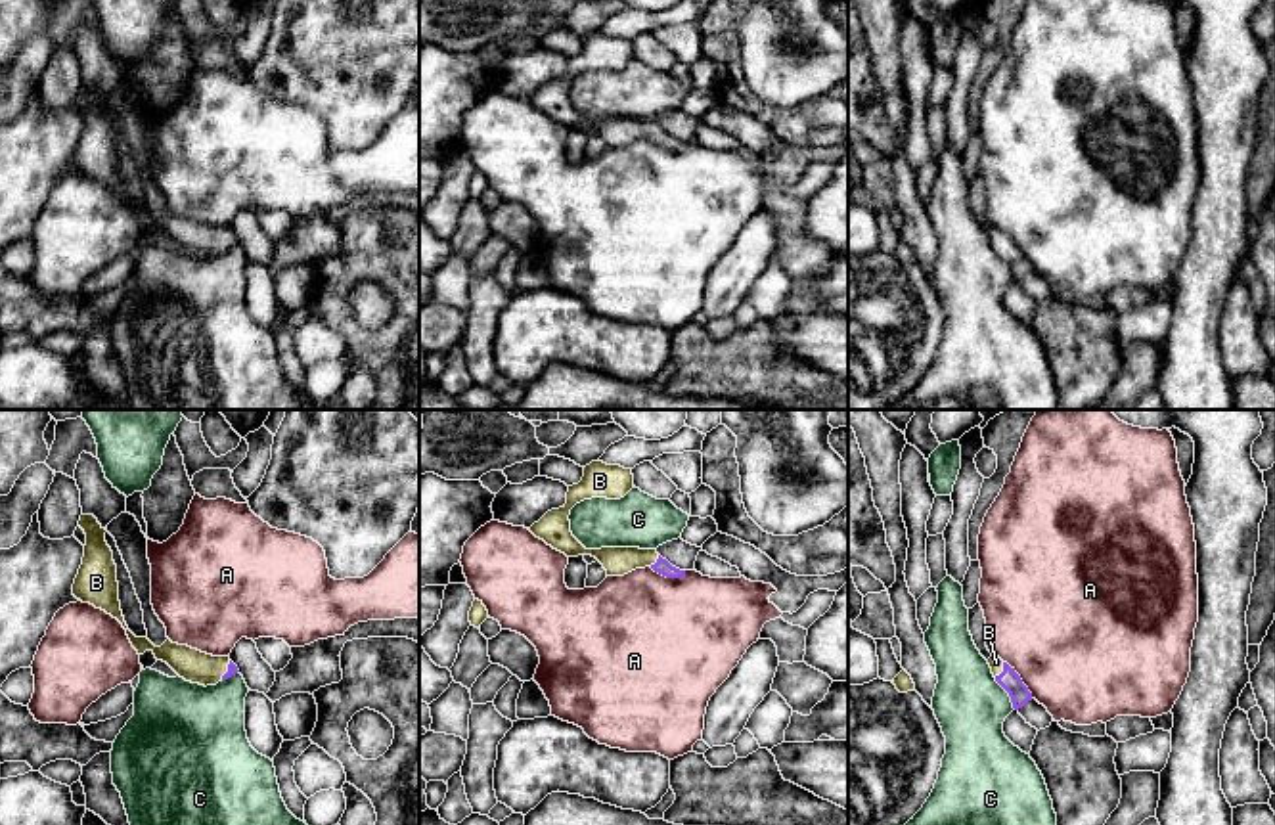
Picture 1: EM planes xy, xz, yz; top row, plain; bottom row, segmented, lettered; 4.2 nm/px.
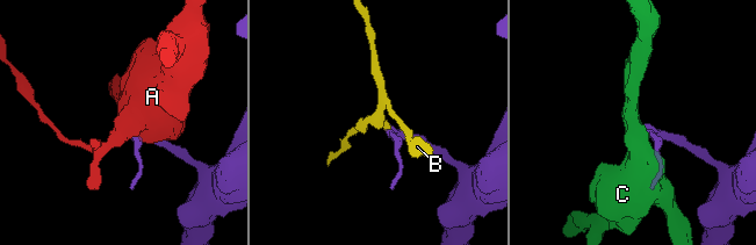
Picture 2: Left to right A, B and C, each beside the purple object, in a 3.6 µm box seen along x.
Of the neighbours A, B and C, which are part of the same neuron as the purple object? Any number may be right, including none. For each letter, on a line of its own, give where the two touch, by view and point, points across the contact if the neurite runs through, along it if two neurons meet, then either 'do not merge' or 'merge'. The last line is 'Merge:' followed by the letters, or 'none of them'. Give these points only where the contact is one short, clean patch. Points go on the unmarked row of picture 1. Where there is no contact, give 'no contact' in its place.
A: meets purple in yz at (1021, 251); do not merge
B: meets purple in yz at (1004, 242); runs through yz (1009, 251), (1004, 242), (996, 234); merge
C: meets purple in yz at (1007, 263); do not merge
Merge: B

